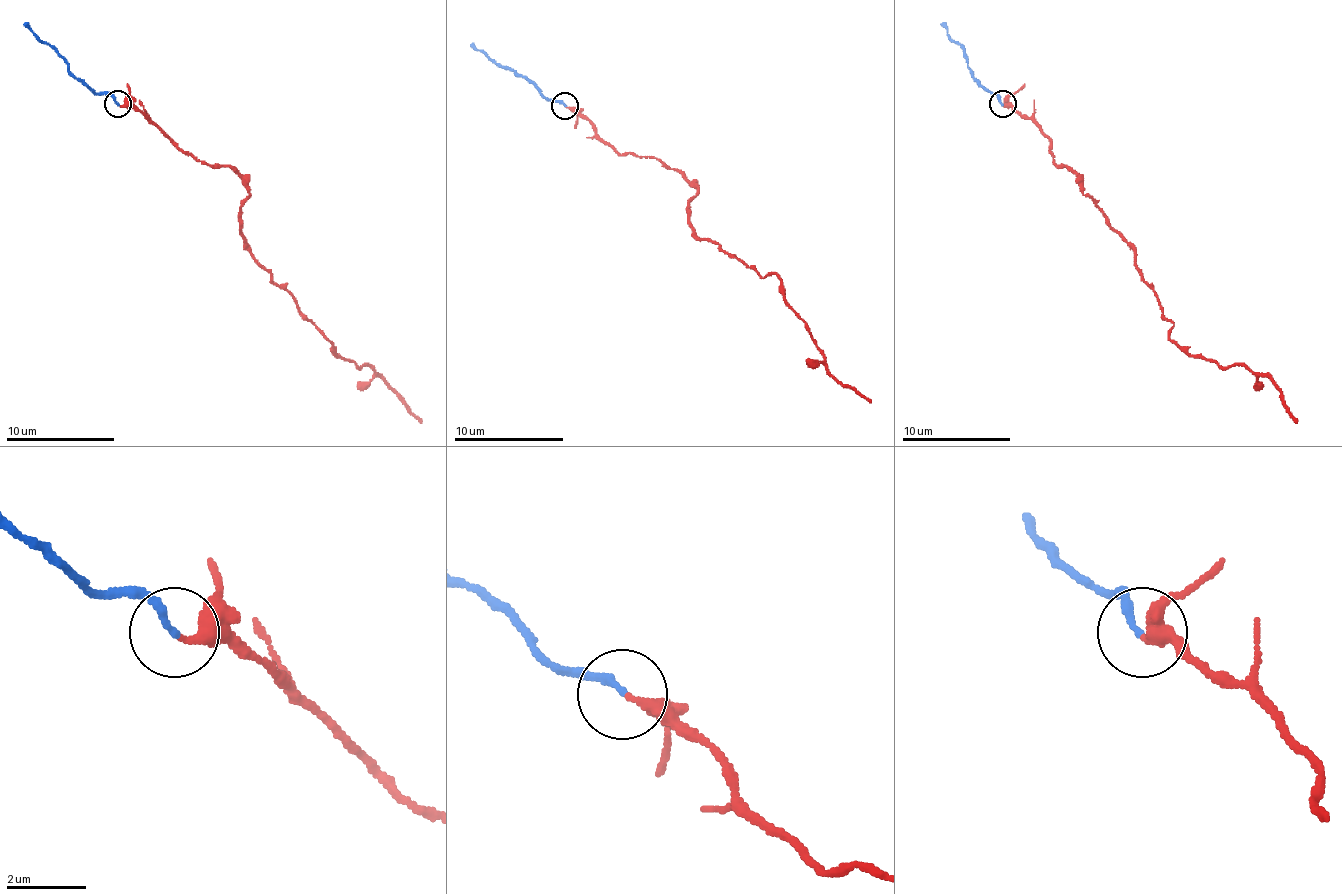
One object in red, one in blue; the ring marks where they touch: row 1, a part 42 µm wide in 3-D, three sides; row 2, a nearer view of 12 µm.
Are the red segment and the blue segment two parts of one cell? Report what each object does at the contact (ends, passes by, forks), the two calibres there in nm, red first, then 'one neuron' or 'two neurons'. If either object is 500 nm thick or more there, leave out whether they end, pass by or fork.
red ends | blue ends | 320/190 nm | one neuron

